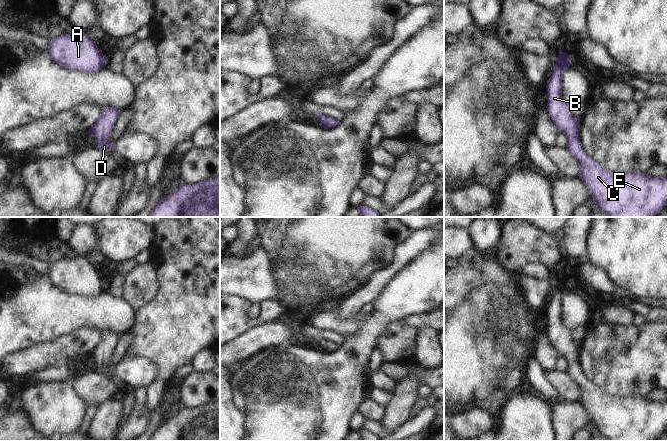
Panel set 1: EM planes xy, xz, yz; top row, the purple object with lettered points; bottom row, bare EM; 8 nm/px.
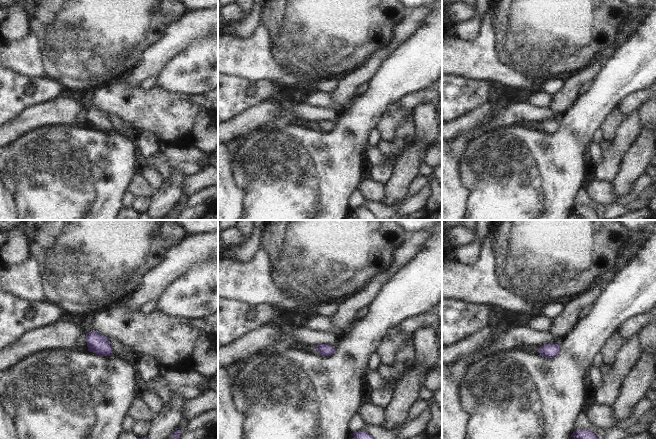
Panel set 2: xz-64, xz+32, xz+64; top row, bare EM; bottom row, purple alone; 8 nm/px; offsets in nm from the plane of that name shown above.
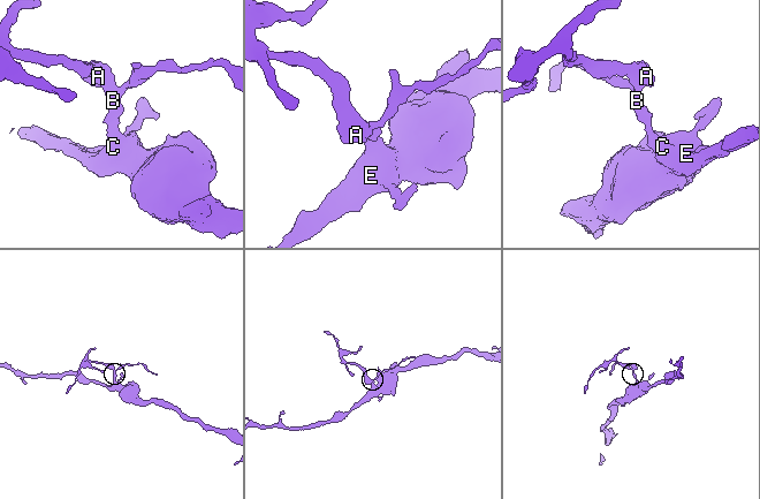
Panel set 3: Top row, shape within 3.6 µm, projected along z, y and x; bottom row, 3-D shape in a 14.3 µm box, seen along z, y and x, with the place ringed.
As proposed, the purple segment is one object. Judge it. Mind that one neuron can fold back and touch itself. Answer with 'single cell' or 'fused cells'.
single cell

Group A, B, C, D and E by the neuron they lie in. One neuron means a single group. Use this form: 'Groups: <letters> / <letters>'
Groups: A B C D E.

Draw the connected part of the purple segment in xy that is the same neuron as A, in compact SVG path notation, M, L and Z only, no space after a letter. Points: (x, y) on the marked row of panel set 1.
M81 31L63 34L49 41L48 52L60 66L83 73L97 72L107 62L107 58L97 49L96 42Z

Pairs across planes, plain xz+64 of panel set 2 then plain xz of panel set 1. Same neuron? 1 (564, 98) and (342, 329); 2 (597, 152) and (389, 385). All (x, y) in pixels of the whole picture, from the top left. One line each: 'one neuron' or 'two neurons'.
1: two neurons
2: one neuron

